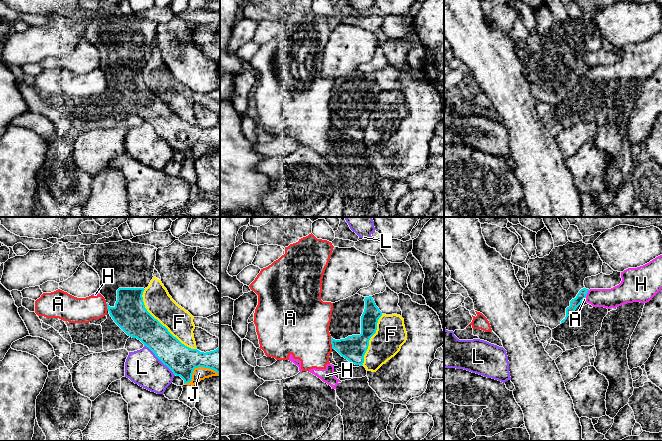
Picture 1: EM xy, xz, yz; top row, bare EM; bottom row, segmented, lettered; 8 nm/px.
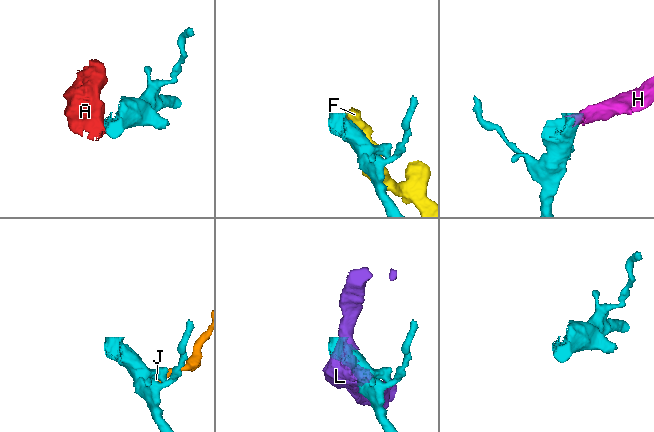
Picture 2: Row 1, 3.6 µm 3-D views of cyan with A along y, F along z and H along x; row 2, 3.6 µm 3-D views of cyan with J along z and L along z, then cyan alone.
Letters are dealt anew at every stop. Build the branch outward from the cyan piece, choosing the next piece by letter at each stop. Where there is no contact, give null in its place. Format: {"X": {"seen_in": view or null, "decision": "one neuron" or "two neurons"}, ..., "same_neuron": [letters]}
{"A": {"seen_in": "xz", "decision": "two neurons"}, "F": {"seen_in": "xy", "decision": "two neurons"}, "H": {"seen_in": "yz", "decision": "two neurons"}, "J": {"seen_in": "xy", "decision": "two neurons"}, "L": {"seen_in": "xy", "decision": "two neurons"}, "same_neuron": []}

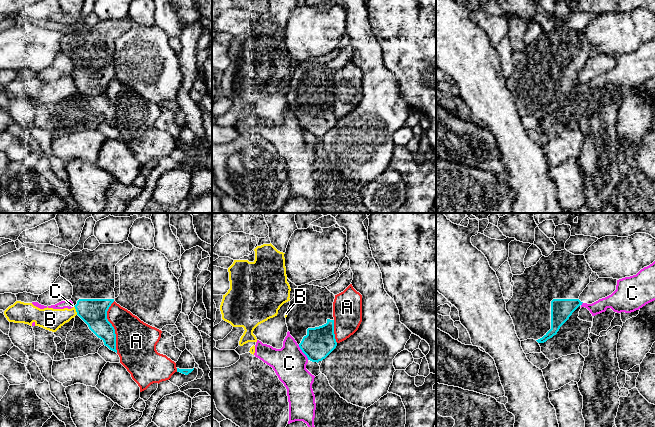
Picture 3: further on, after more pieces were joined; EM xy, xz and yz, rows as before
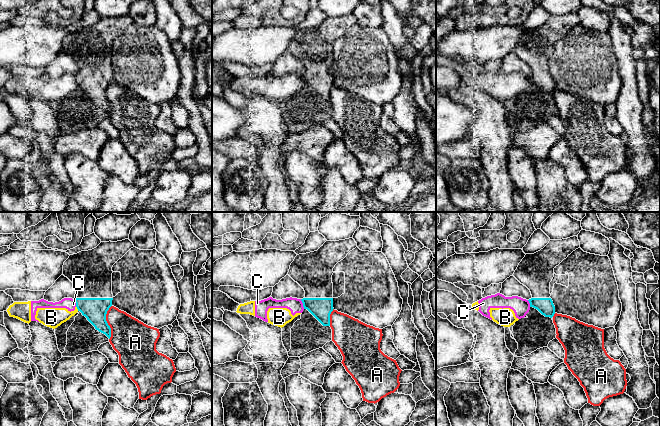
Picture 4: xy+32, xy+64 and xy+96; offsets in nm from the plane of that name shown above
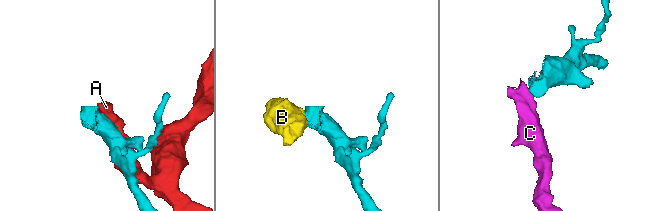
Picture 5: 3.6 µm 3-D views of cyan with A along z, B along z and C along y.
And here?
{"A": {"seen_in": "xy", "decision": "two neurons"}, "B": {"seen_in": "xy", "decision": "two neurons"}, "C": {"seen_in": "xz", "decision": "two neurons"}, "same_neuron": []}

